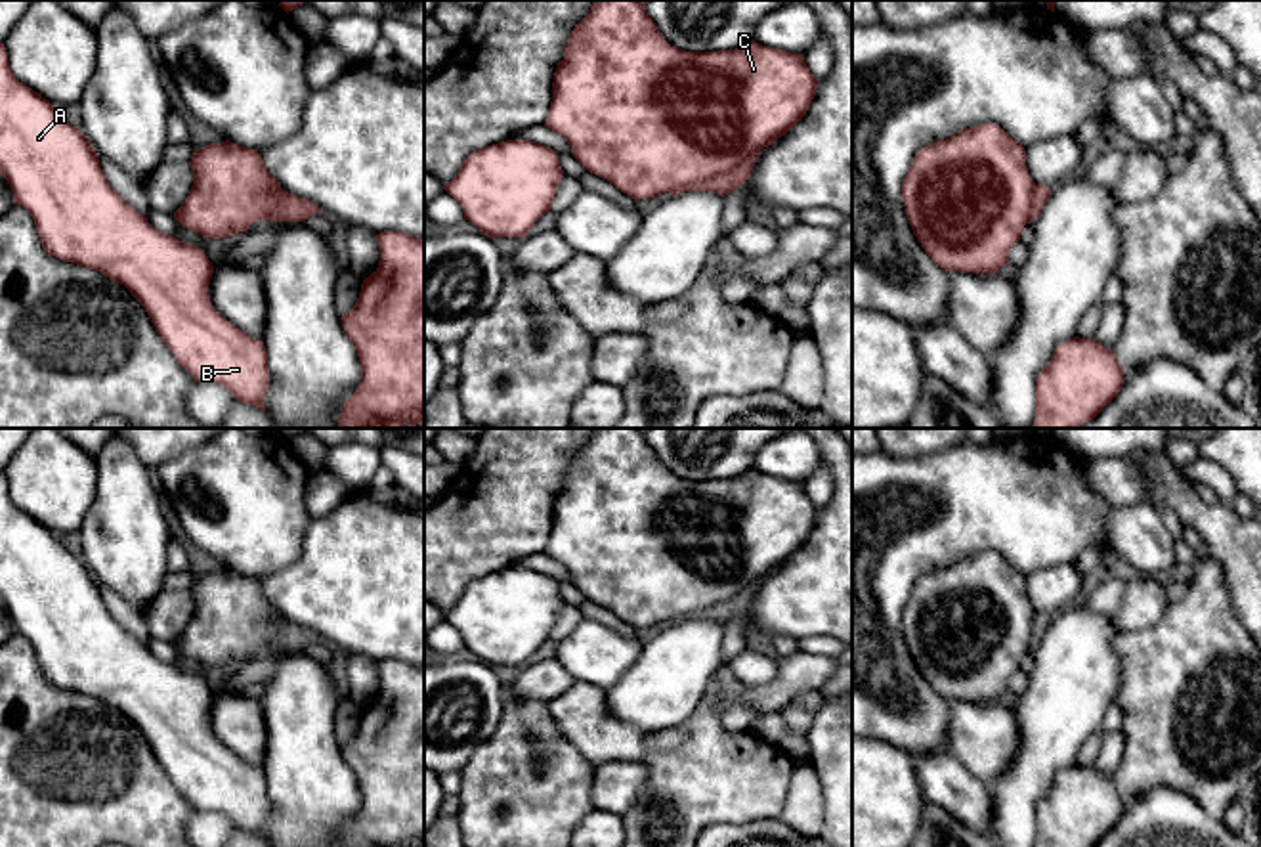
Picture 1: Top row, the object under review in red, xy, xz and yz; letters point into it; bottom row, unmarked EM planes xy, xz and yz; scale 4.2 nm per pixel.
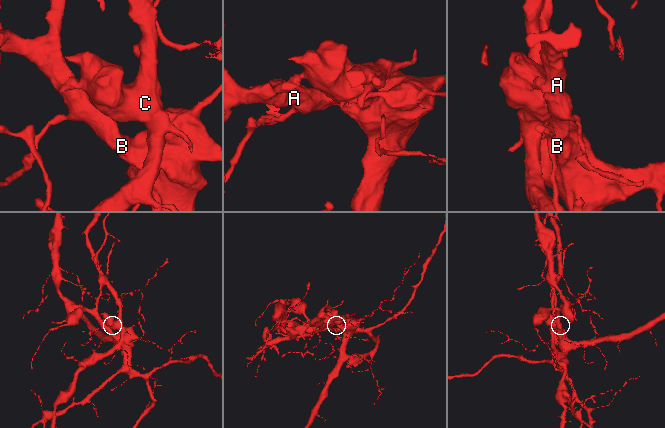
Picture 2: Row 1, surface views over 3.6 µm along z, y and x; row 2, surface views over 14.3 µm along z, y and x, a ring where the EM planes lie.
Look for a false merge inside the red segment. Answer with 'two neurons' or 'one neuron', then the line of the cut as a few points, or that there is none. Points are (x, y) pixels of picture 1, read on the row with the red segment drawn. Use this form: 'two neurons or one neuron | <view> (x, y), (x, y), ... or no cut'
two neurons | xz (757, 153), (728, 171), (684, 188), (675, 188), (669, 194)

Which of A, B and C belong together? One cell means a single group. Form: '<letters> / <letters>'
A B / C

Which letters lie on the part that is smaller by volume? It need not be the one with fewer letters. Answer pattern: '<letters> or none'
C

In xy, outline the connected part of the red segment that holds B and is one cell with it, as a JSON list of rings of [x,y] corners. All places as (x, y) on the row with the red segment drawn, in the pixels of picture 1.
[[[0,42],[0,172],[13,191],[13,203],[32,216],[48,254],[97,270],[124,285],[195,382],[222,384],[237,402],[266,411],[269,371],[264,340],[250,338],[212,306],[208,285],[214,266],[204,250],[155,229],[109,185],[99,155],[84,132],[15,78],[4,42]]]

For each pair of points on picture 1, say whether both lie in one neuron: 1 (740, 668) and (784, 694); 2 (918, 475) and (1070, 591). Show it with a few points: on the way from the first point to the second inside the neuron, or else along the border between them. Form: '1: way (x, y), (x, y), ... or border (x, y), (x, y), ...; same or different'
1: border (726, 664), (749, 685), (767, 685), (780, 672); different
2: border (1072, 561), (1044, 564), (1025, 576); different

